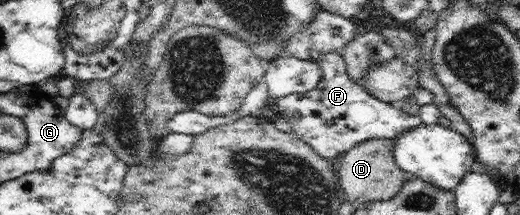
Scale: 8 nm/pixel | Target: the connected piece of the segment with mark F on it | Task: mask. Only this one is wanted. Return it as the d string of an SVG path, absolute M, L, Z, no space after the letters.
M328 52L328 54L320 56L315 62L318 62L320 69L323 71L318 85L312 91L307 91L306 93L292 93L280 99L273 99L273 101L270 101L270 107L274 109L277 117L286 119L292 126L292 132L296 134L296 137L299 137L304 143L312 146L320 157L337 161L356 144L362 143L367 139L386 138L394 140L405 131L420 127L423 124L418 114L410 115L402 111L402 108L398 104L386 103L370 95L357 82L352 81L347 74L347 67L341 53Z

